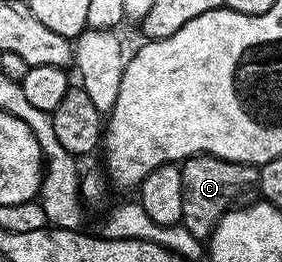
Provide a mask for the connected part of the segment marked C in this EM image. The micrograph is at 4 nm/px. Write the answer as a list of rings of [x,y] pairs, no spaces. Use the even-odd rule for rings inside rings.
[[[194,154],[181,163],[183,171],[183,199],[181,216],[183,225],[200,240],[210,239],[213,228],[225,216],[225,212],[237,206],[250,206],[260,197],[260,167],[250,166],[244,162],[226,162],[212,154]]]

